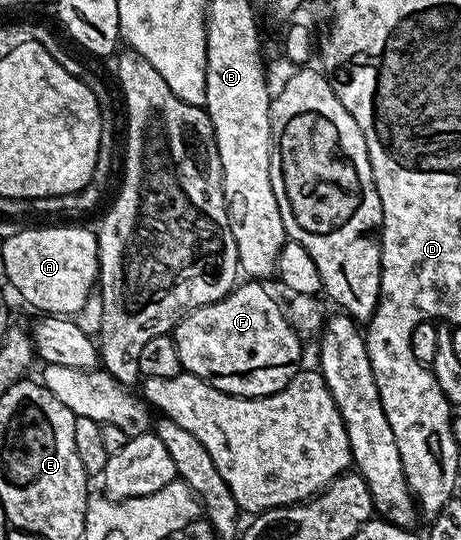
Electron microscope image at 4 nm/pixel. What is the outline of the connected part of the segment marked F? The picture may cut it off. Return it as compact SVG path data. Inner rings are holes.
M261 281L238 282L237 286L219 301L195 309L177 322L171 334L184 374L197 375L207 381L207 385L223 393L242 395L248 399L279 393L297 376L297 372L303 367L302 336L289 324L285 307L273 300L272 293L265 286Z

